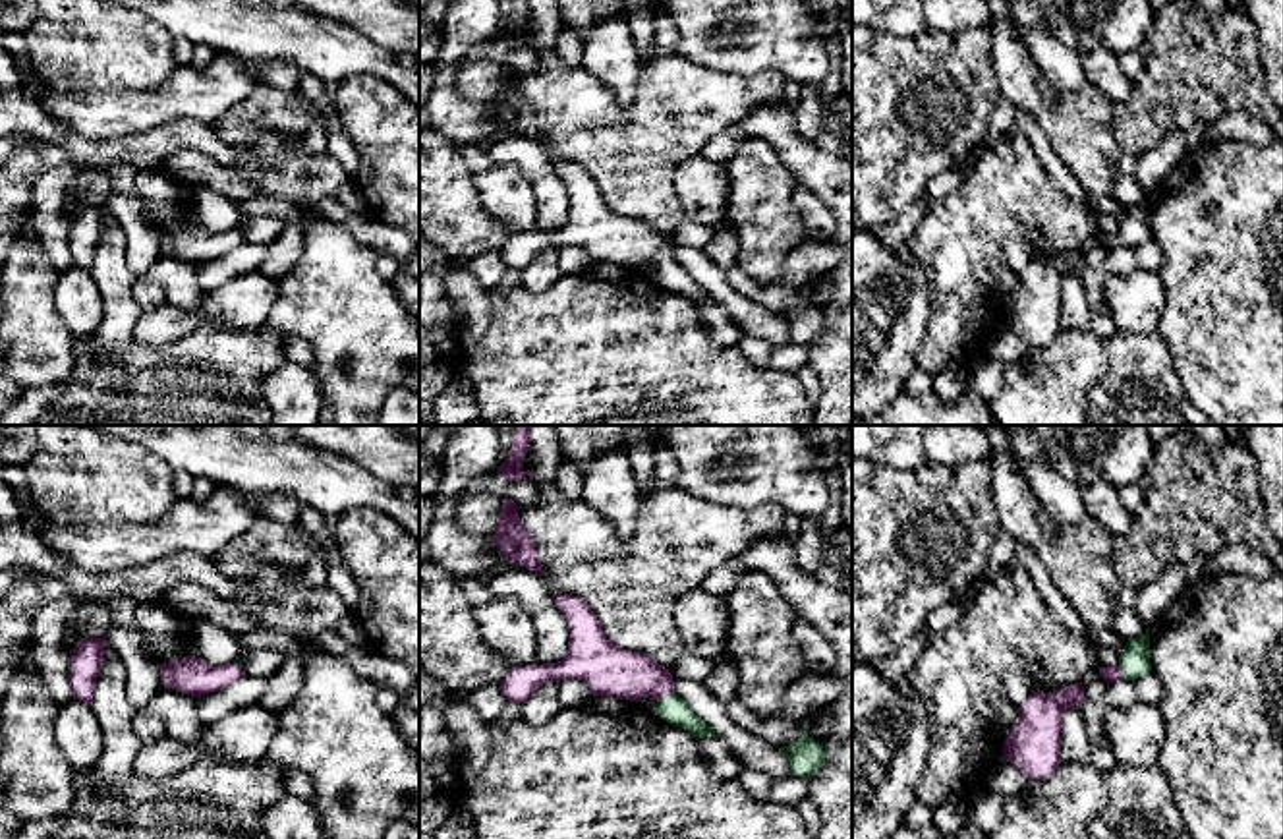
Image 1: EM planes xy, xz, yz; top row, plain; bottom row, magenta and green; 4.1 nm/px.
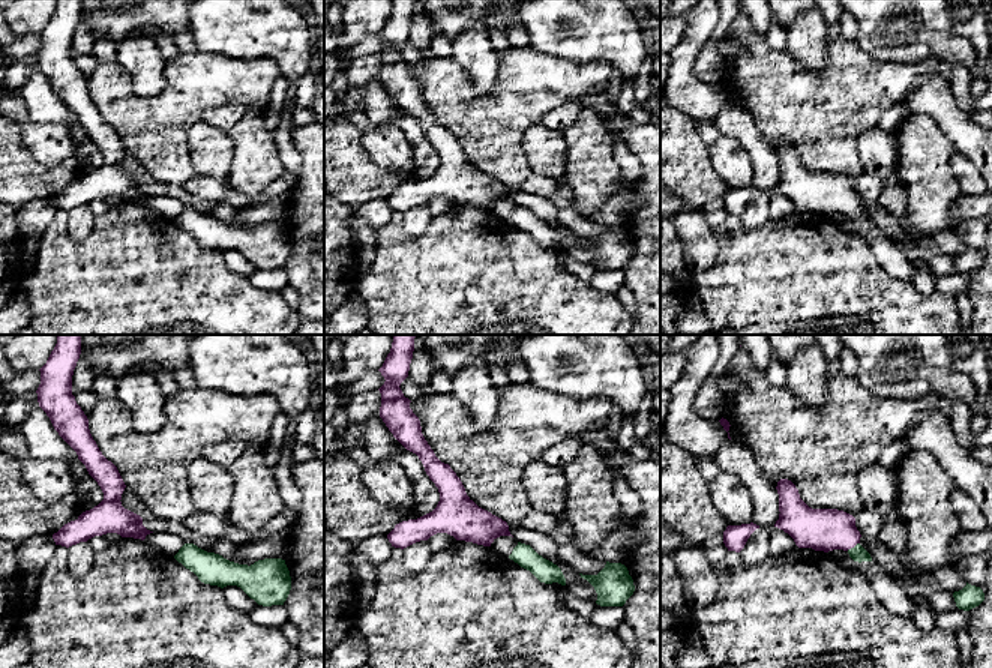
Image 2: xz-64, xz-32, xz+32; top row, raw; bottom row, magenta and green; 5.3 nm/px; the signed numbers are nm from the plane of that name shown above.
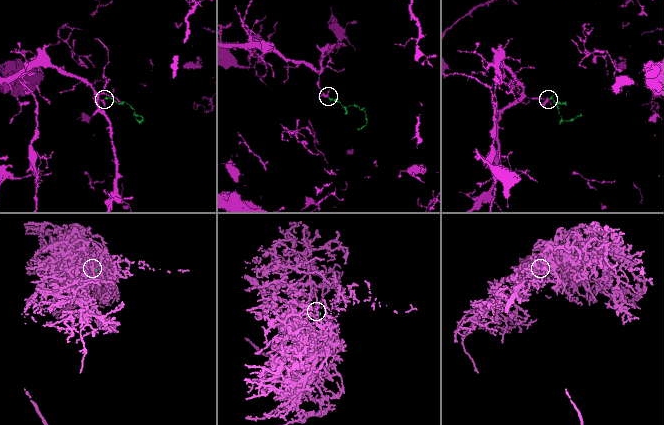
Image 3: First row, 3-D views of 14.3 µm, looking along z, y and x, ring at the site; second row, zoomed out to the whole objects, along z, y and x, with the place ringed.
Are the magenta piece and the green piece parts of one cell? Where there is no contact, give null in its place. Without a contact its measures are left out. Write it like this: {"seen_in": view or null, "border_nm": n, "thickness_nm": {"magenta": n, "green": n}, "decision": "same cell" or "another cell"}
{"seen_in": "xz", "border_nm": 80, "thickness_nm": {"magenta": 200, "green": 110}, "decision": "same cell"}

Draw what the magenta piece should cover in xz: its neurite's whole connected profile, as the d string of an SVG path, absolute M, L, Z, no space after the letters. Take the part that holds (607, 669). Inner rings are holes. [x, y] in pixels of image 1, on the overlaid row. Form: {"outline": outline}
{"outline": "M553 595L555 605L564 615L570 628L570 642L566 655L549 665L512 667L499 682L508 702L522 704L535 690L547 682L560 682L566 679L582 680L593 696L611 696L630 702L640 702L645 696L657 700L653 711L667 723L688 731L694 738L715 737L715 731L699 719L690 706L672 690L672 675L669 669L632 650L614 646L603 632L595 613L576 595Z"}

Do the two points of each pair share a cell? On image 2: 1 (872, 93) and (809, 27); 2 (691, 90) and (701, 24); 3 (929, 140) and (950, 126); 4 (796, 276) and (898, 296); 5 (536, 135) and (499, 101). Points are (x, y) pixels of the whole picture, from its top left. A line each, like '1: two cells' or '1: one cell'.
1: two cells
2: one cell
3: two cells
4: one cell
5: two cells

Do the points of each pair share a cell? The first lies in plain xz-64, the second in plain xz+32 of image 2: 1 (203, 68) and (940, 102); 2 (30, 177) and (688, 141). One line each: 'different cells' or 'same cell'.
1: different cells
2: same cell

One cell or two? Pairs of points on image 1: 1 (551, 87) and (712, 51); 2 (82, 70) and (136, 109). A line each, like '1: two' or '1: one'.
1: two
2: two

